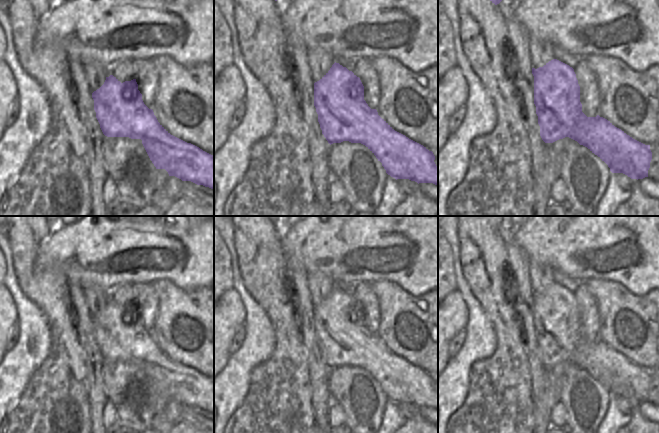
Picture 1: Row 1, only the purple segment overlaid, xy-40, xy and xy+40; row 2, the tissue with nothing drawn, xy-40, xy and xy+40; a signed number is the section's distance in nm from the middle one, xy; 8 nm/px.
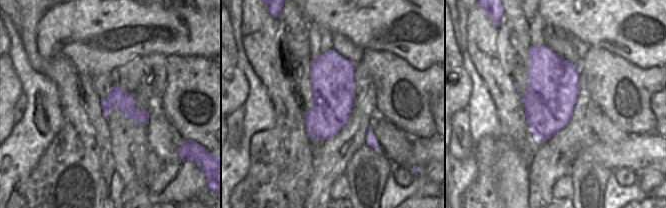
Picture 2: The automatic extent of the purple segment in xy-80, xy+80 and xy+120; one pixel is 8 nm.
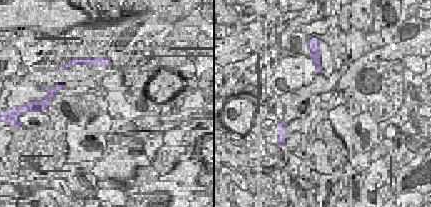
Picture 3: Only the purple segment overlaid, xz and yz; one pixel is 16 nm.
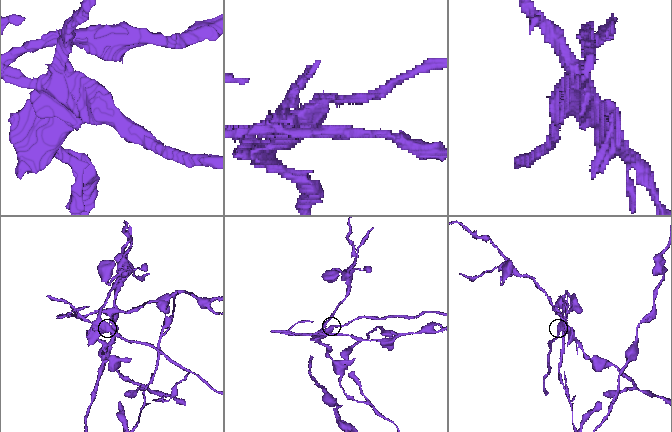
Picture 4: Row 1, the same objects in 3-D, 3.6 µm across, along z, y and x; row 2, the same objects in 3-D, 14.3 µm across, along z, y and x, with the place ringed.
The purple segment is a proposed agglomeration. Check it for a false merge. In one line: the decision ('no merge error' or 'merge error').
merge error

